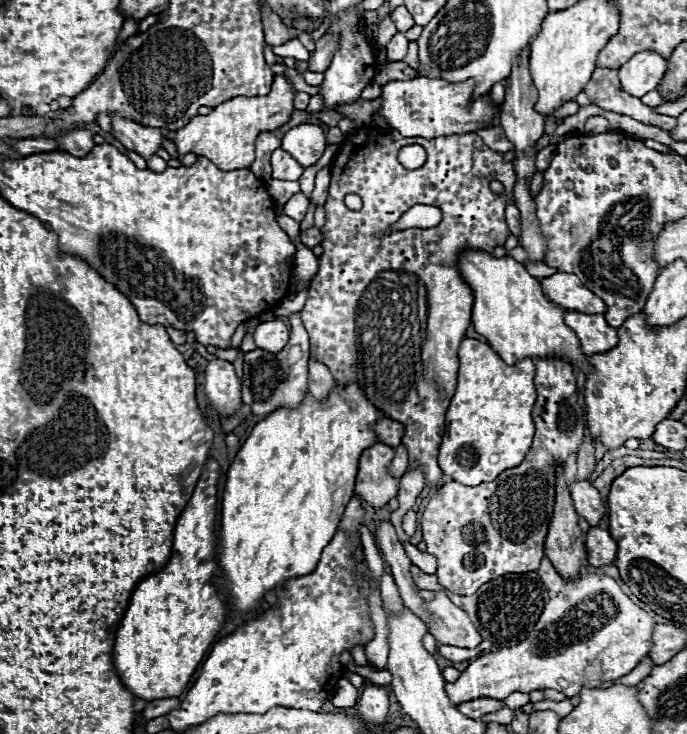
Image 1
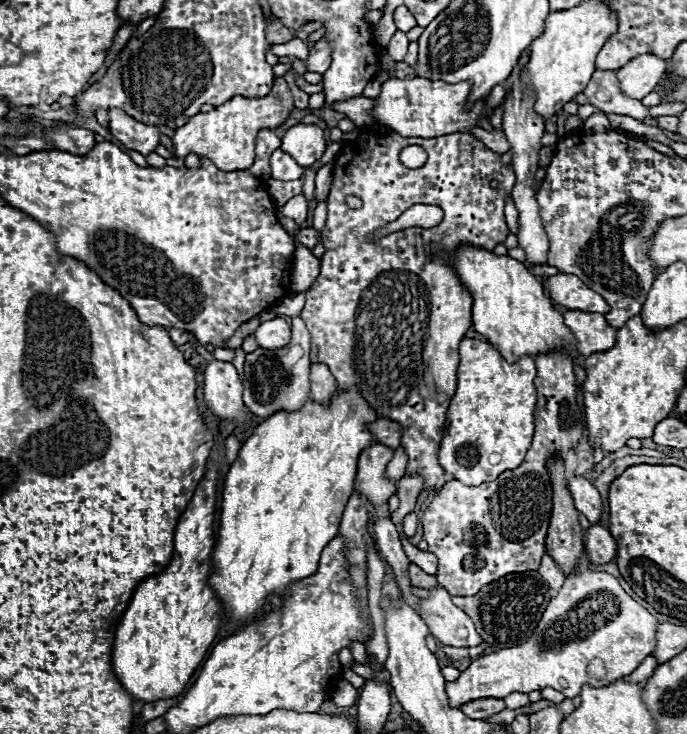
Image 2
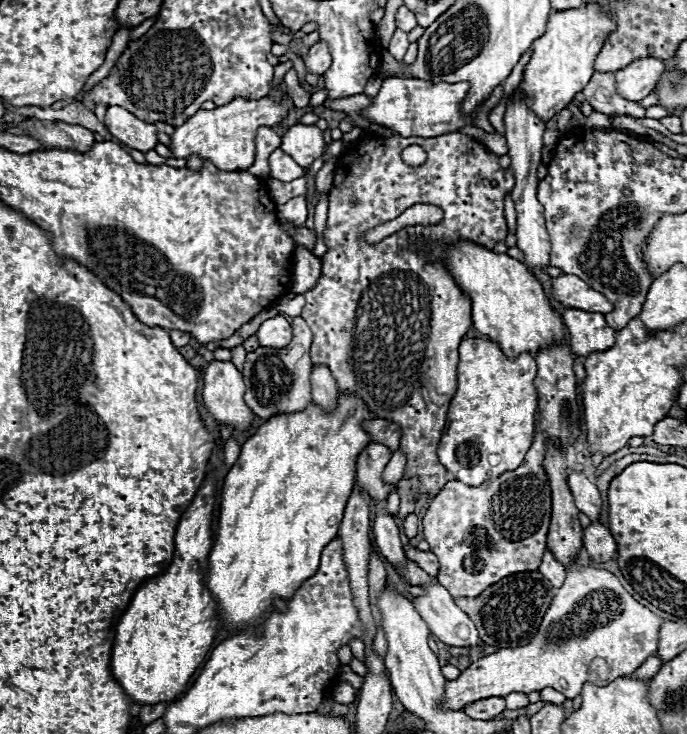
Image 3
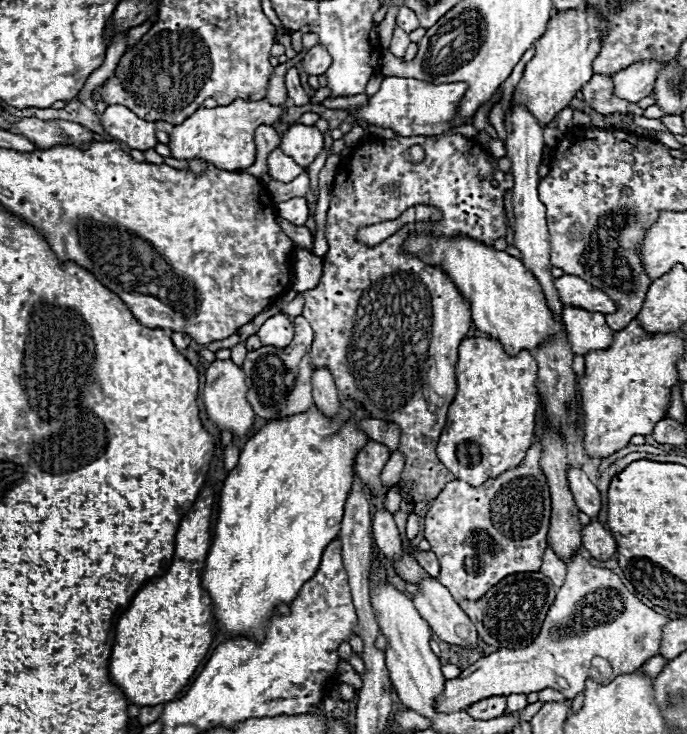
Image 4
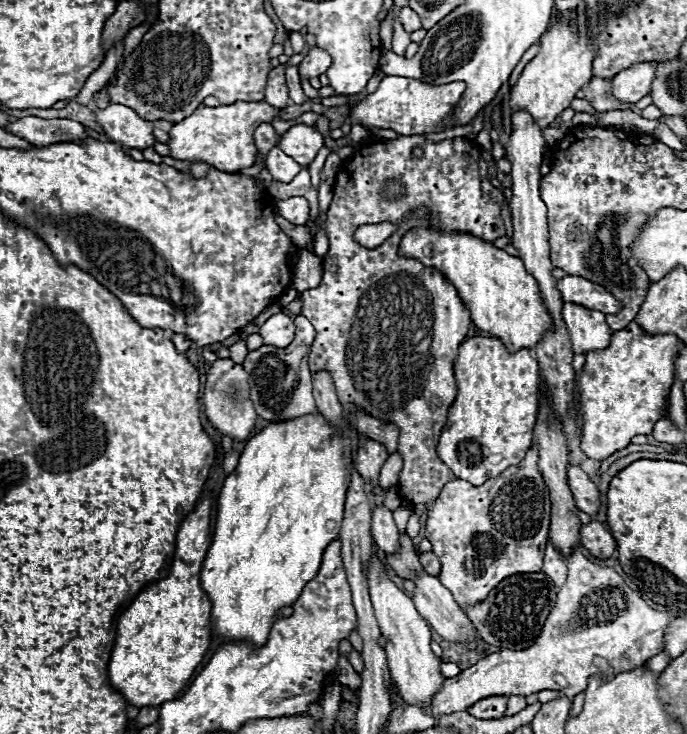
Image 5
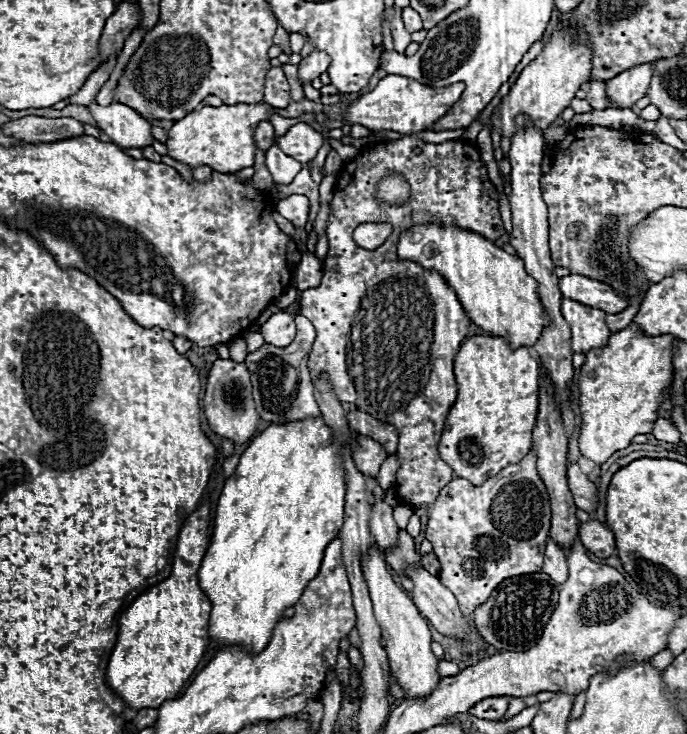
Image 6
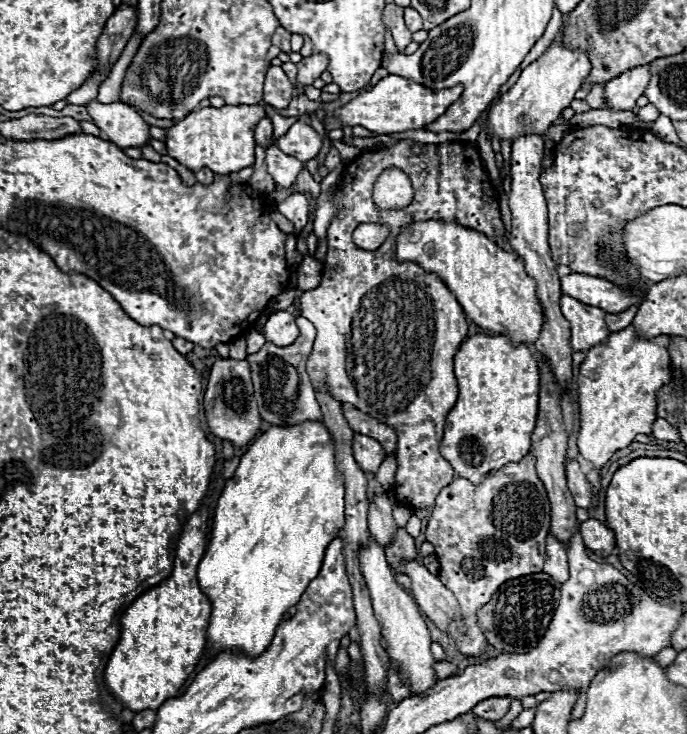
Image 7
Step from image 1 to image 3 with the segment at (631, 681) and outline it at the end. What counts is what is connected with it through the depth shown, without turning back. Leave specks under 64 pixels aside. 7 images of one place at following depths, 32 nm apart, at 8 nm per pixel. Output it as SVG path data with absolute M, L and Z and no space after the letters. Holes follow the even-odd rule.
M648 656L638 668L636 668L636 672L632 674L632 678L636 678L636 680L650 680L658 670L660 670L660 658L658 656Z

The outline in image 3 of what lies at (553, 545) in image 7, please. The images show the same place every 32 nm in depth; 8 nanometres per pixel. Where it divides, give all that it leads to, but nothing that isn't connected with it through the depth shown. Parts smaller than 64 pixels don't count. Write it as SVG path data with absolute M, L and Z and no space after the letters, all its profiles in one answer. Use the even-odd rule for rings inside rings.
M546 552L544 558L542 558L542 566L538 568L538 572L552 584L552 588L560 588L564 584L564 578L566 578L566 570L560 562L556 562L556 558Z

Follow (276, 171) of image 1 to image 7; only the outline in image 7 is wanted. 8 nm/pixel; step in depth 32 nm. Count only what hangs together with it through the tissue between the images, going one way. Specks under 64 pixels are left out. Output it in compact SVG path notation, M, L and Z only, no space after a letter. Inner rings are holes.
M276 146L266 148L266 166L268 166L268 172L274 178L274 182L280 184L282 188L292 186L294 180L296 180L296 176L304 168L304 164L300 160L284 154Z

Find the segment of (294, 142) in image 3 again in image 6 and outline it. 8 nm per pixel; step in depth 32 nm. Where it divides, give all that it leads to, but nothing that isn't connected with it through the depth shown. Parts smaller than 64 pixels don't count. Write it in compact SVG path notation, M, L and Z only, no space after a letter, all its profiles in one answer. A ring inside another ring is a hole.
M304 122L294 124L284 136L278 138L278 146L282 148L282 152L294 156L300 164L312 162L322 144L324 144L322 134Z

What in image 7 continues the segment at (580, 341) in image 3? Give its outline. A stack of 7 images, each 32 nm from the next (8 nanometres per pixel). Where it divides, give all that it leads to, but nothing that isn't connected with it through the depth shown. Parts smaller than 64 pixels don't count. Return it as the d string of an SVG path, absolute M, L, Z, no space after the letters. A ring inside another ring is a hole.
M570 296L560 298L562 314L572 326L572 348L576 352L590 350L598 344L604 344L610 336L610 330L604 322L606 312L588 304L582 304Z

